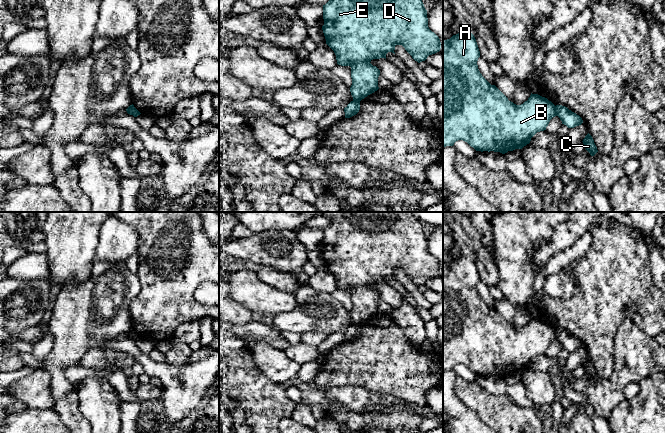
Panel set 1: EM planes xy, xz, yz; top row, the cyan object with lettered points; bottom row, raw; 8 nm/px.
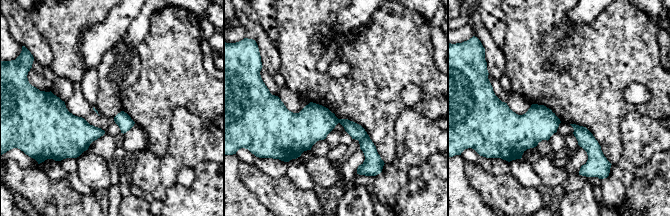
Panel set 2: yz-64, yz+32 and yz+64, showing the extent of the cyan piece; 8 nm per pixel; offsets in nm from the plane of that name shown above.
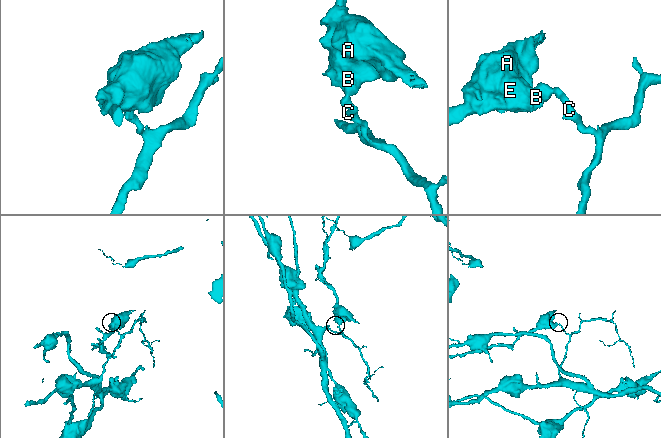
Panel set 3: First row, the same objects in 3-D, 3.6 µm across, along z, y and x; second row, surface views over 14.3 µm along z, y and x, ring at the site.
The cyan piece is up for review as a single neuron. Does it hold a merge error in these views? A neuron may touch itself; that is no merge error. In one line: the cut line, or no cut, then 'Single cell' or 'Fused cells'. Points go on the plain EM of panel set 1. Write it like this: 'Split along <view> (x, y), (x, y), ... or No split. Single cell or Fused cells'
Split along yz (555, 330), (557, 339). Fused cells

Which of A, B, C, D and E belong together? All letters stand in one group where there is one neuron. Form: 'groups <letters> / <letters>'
groups A B D E / C

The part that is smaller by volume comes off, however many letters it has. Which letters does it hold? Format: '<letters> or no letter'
A, B, D, E

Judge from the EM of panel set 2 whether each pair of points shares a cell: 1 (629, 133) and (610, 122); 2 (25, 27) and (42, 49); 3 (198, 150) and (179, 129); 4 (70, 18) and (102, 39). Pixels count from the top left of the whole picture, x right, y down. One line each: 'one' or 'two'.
1: two
2: one
3: one
4: two

